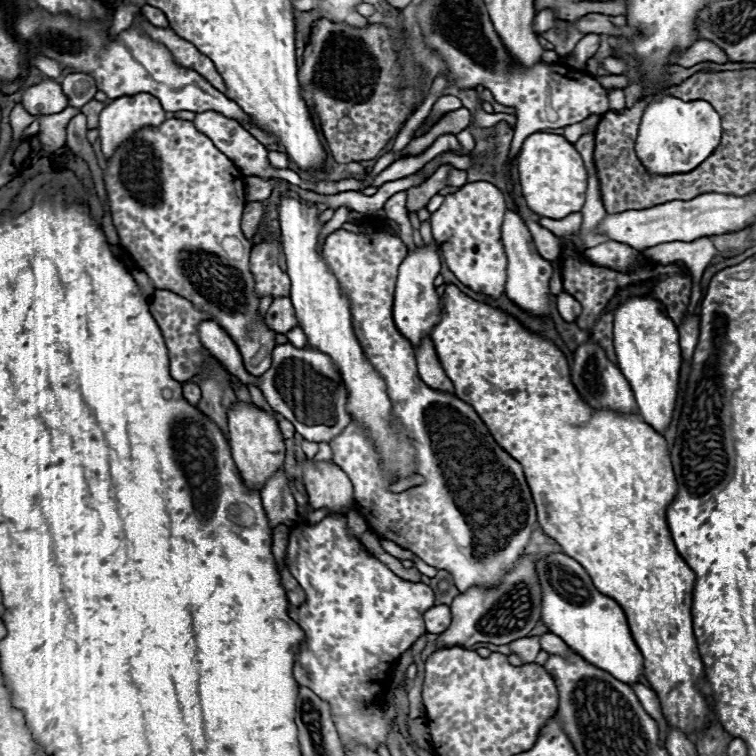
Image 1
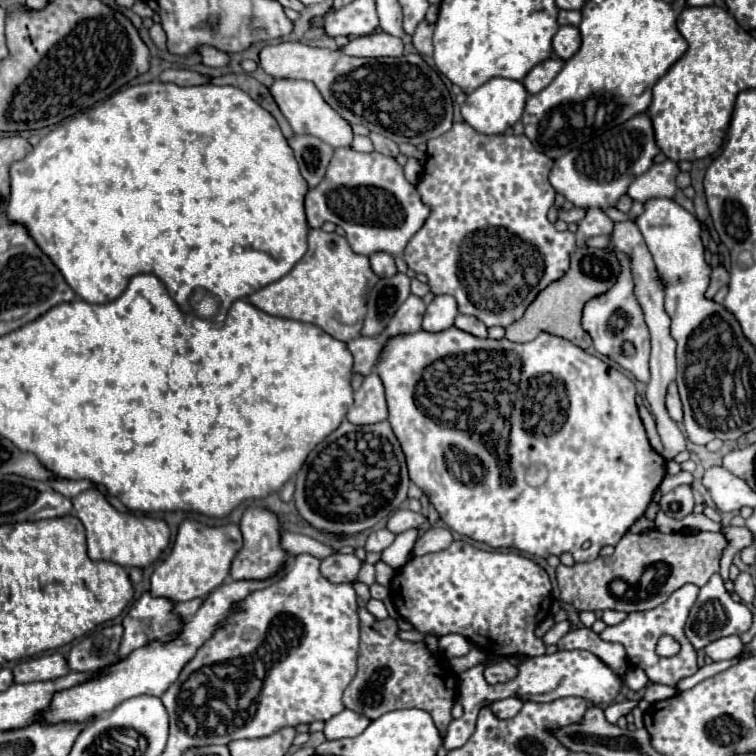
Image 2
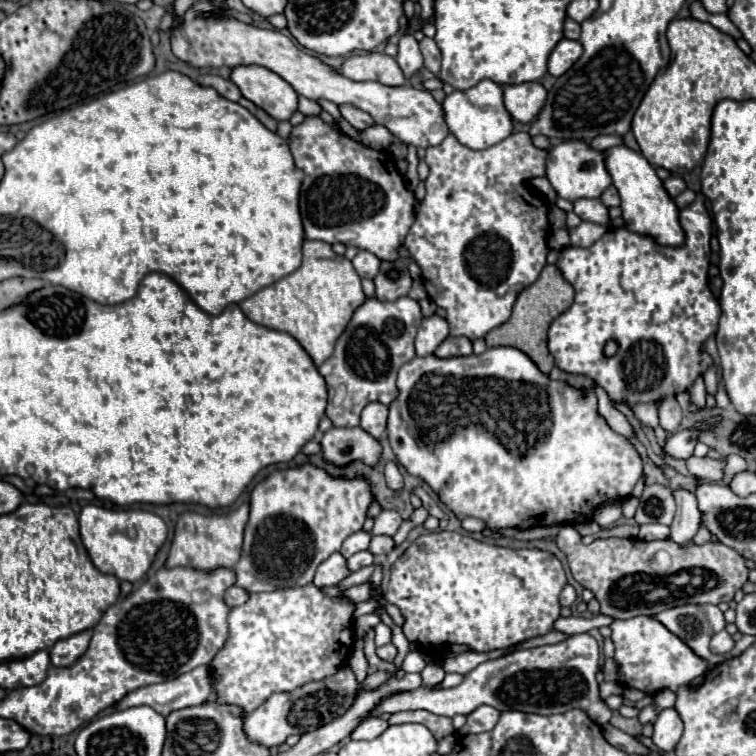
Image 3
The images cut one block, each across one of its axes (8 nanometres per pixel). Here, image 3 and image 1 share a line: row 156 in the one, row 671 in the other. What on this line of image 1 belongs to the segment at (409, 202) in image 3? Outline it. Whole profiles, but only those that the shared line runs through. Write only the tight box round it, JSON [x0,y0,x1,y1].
[286,514,434,750]

